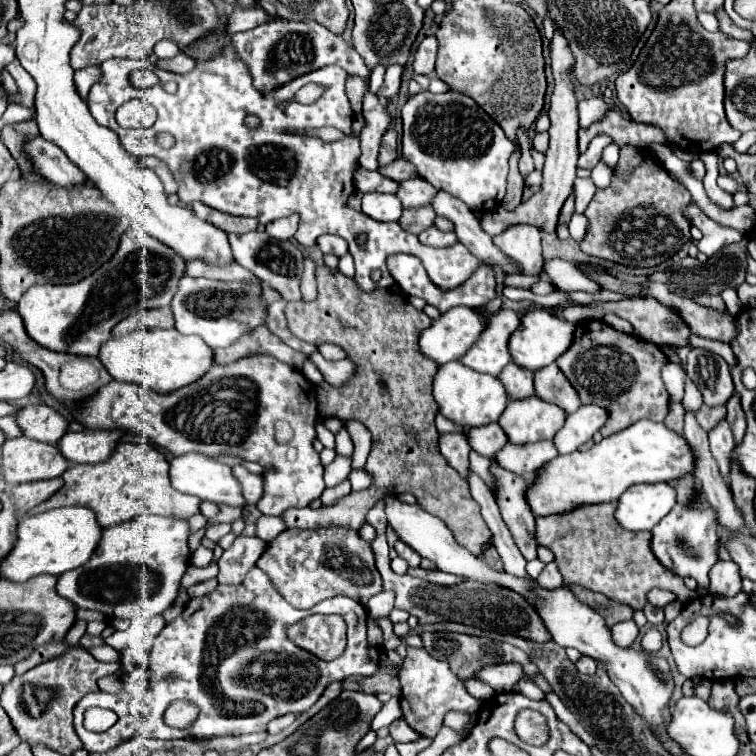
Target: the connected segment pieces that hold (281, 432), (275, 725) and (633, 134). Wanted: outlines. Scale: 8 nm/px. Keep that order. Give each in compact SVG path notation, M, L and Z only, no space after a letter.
M252 354L242 360L230 362L226 366L214 364L198 382L184 386L182 390L174 390L170 394L158 394L154 390L146 390L146 386L116 382L102 386L94 398L86 398L82 404L104 402L104 406L82 406L78 410L78 418L86 422L86 428L94 430L122 430L122 432L138 432L150 438L156 446L172 452L174 456L186 452L200 452L206 456L230 454L242 460L252 460L264 466L264 494L258 500L256 508L264 516L280 516L288 508L304 508L314 498L320 498L325 482L322 480L324 466L320 462L320 454L312 446L312 438L316 436L316 394L314 384L310 384L302 372L292 366L276 360L270 354Z
M286 714L286 716L282 716L282 718L274 718L274 720L268 724L268 734L278 734L280 730L288 728L294 720L296 720L294 714Z
M610 112L606 114L606 118L594 122L590 128L586 130L580 130L578 132L578 148L580 152L586 150L588 142L598 136L598 134L608 134L612 136L612 140L618 144L618 146L626 146L626 144L634 144L634 146L648 146L650 142L662 142L662 144L668 144L664 134L652 126L646 126L646 124L636 124L634 120L630 118L624 118L622 114L618 112Z

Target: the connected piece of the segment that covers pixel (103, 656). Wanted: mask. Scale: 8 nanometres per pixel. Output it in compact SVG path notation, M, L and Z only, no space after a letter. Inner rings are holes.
M106 644L88 649L88 651L92 656L102 662L117 662L120 659L120 652Z

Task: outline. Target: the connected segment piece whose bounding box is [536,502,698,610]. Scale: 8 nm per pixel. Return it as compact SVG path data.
M616 502L582 506L572 514L536 518L536 542L554 552L554 562L564 578L564 584L578 584L592 592L602 592L614 602L628 604L634 610L644 608L646 594L652 588L668 590L686 604L698 594L686 592L682 578L666 570L650 550L650 532L628 532L614 518Z

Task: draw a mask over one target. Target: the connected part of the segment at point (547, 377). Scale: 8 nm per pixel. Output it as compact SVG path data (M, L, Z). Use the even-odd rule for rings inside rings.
M556 364L540 368L534 374L534 394L544 402L560 406L568 414L576 412L580 406L576 390L572 388L572 384L566 380L566 376L560 372Z

